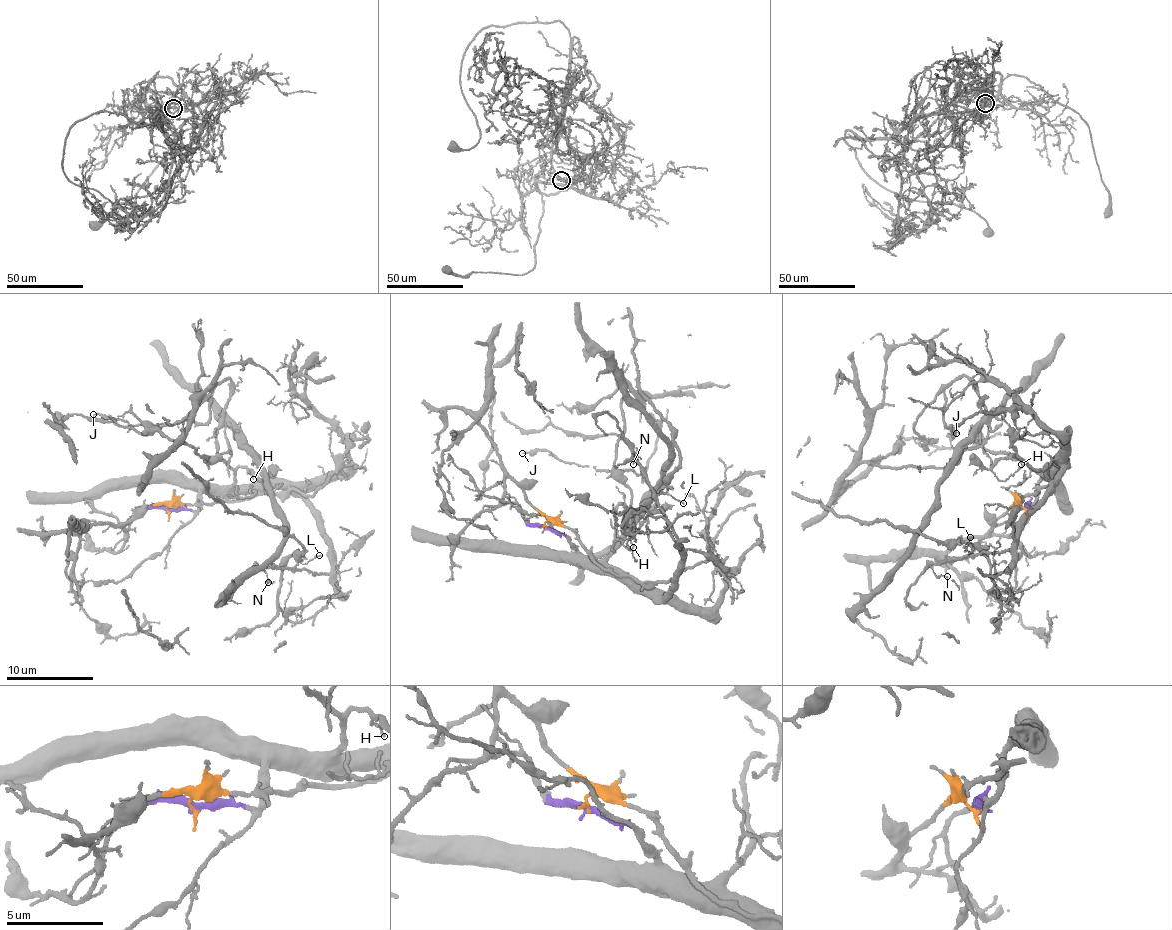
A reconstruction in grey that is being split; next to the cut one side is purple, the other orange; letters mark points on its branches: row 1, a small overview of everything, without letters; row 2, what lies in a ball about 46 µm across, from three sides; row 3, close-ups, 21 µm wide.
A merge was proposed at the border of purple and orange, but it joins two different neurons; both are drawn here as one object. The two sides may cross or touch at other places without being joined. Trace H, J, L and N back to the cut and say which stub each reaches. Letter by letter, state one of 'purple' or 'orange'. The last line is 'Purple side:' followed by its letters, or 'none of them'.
H: purple
J: purple
L: purple
N: purple
Purple side: H, J, L, N

